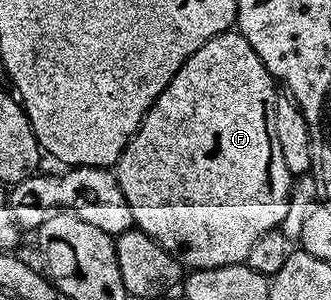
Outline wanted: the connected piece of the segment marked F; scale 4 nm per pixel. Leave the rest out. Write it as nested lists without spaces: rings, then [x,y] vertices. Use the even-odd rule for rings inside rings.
[[[220,33],[179,67],[117,160],[117,182],[131,207],[136,228],[158,241],[182,266],[194,270],[242,264],[259,235],[278,228],[287,215],[294,178],[287,171],[275,135],[276,88],[263,59],[255,55],[255,47],[241,33]]]

